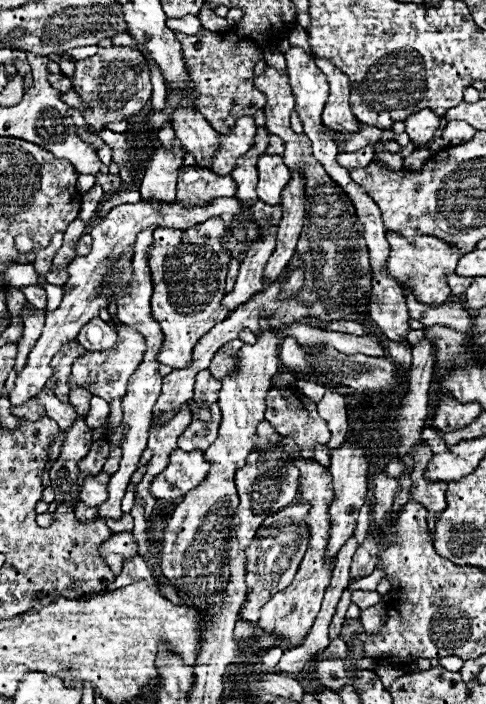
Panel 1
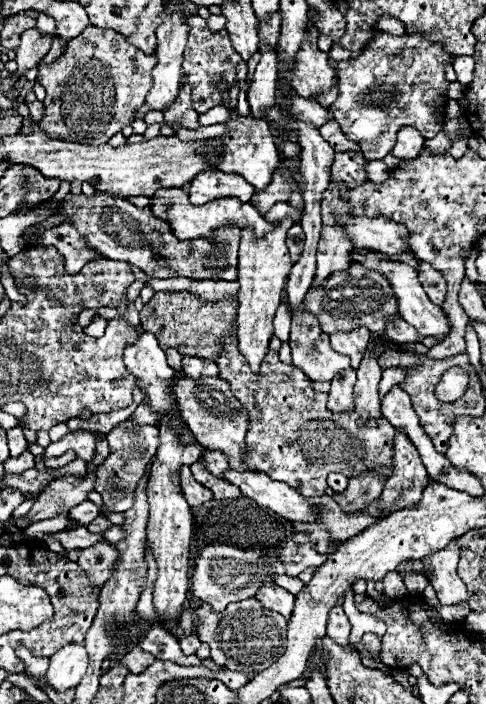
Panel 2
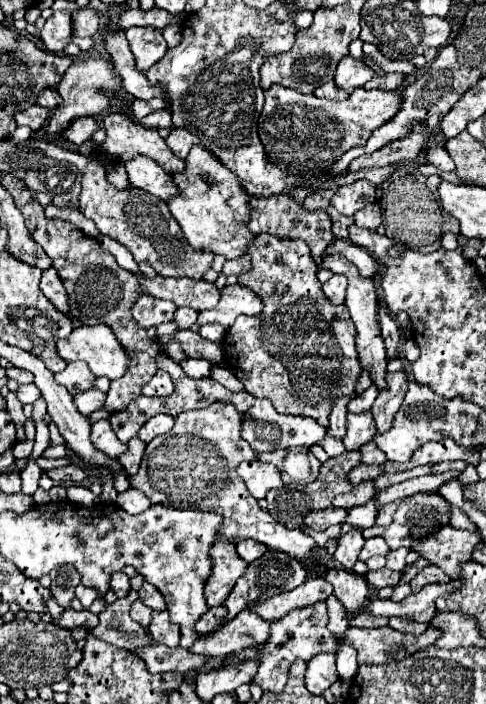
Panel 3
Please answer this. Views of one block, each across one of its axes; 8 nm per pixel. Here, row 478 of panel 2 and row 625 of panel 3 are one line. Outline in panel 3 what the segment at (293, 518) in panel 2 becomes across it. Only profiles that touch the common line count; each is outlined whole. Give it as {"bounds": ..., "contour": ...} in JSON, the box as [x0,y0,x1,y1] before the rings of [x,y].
{"bounds":[190,610,272,656],"contour":[[[244,610],[216,634],[200,636],[190,652],[202,656],[228,656],[242,648],[260,646],[270,638],[270,626],[272,622],[264,622],[258,614]]]}

